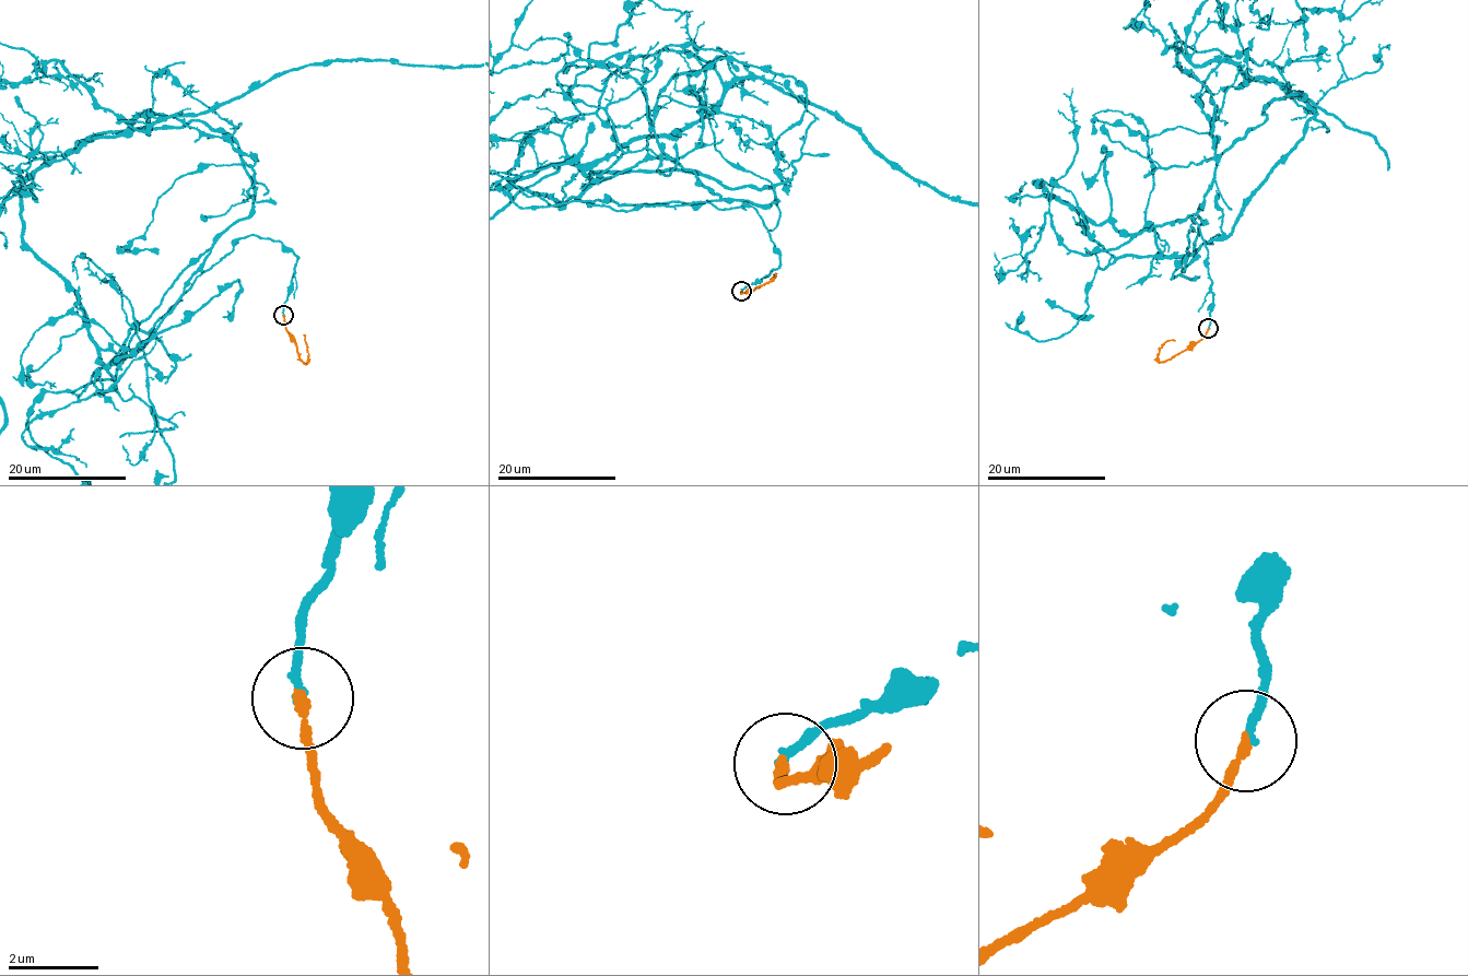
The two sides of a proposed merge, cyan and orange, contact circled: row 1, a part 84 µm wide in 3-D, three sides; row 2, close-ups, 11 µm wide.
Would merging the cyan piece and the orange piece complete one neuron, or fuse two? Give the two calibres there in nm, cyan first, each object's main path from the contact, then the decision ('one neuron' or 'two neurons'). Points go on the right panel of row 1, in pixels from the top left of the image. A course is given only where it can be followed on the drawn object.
160/180 nm | orange via (1208, 329), (1198, 342), (1162, 362), (1158, 357), (1160, 348), (1175, 341) | one neuron

